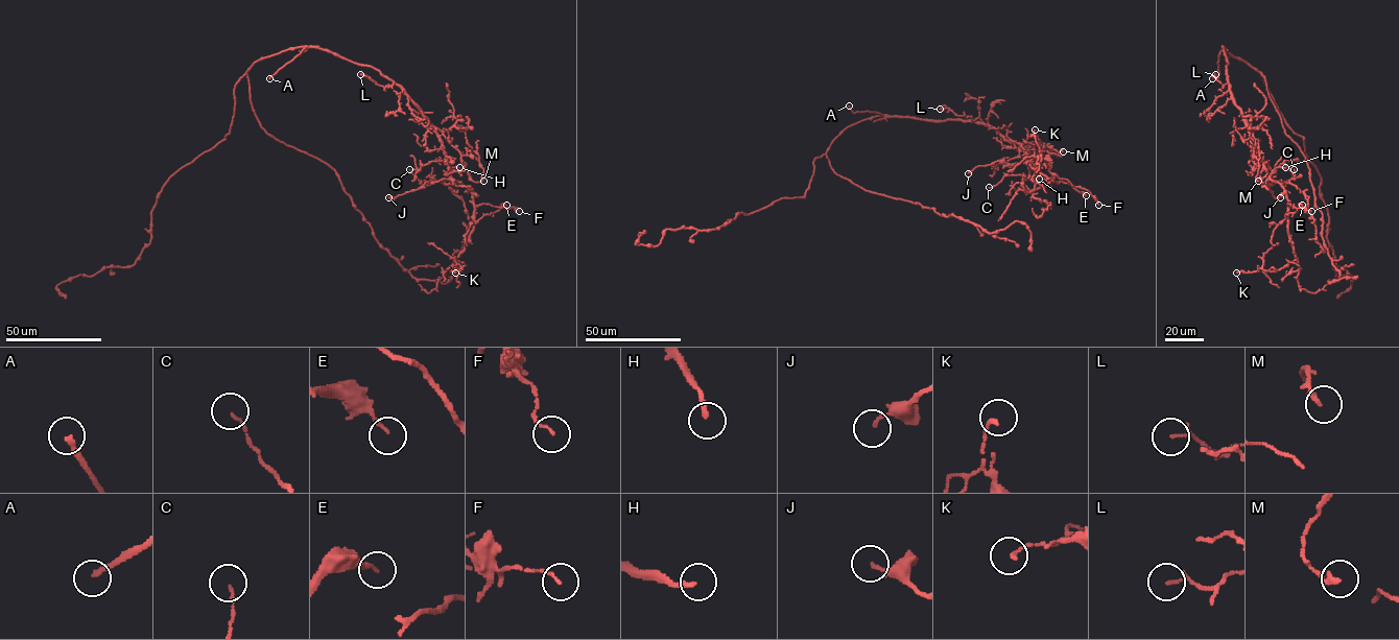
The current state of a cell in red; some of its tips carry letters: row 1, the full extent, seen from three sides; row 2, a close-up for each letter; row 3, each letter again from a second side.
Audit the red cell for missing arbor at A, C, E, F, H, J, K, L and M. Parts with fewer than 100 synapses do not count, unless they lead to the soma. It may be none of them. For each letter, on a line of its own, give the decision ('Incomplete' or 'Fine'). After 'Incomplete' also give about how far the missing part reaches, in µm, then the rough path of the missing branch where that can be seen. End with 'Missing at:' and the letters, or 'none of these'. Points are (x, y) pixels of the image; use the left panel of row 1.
A: Incomplete. Missing length about 45 µm. Course of what is missing: (269, 78), (267, 87), (283, 86), (269, 101)
C: Fine
E: Fine
F: Fine
H: Fine
J: Fine
K: Fine
L: Fine
M: Fine
Missing at: A

